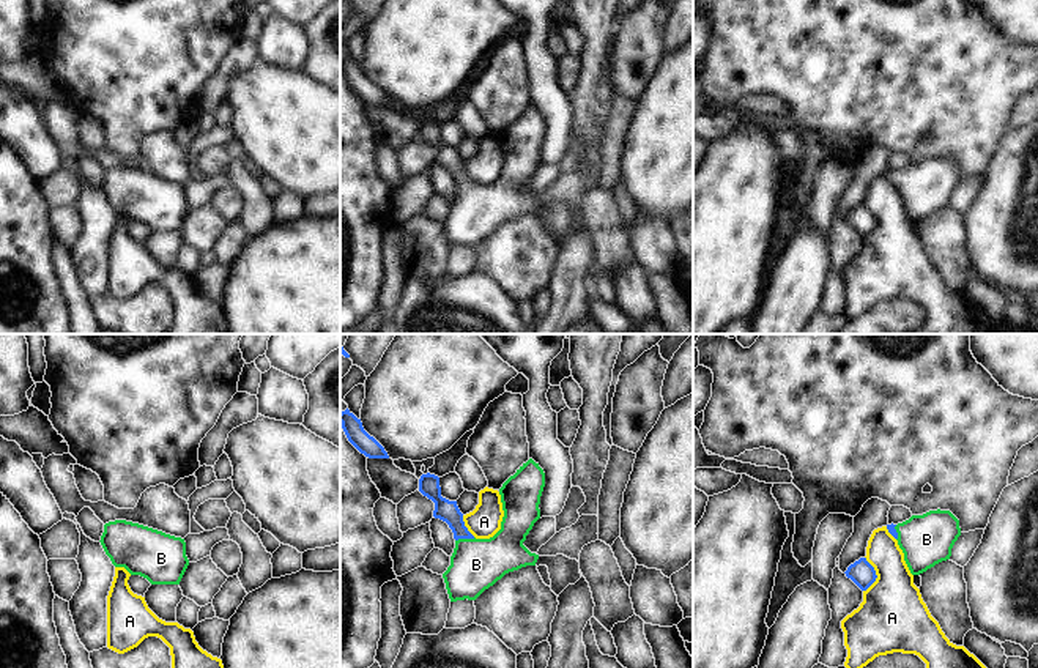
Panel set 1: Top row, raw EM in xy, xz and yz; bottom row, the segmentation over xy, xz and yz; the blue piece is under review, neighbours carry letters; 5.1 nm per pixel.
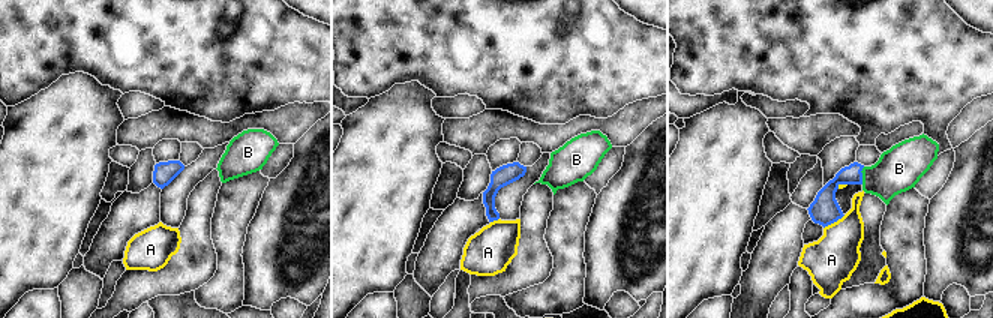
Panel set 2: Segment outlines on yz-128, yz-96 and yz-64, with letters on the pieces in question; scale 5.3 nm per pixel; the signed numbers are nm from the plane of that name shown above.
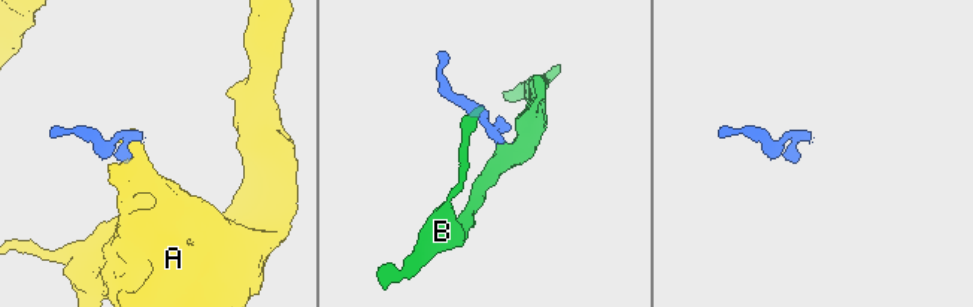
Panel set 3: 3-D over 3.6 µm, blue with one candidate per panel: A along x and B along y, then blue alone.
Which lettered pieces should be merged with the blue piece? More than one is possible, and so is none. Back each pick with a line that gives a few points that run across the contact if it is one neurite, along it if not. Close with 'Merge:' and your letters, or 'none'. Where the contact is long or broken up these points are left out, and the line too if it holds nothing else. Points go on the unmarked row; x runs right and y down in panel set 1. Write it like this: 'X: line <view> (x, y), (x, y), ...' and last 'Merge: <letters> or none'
B: line xz (448, 158), (465, 185), (476, 211)
Merge: B

